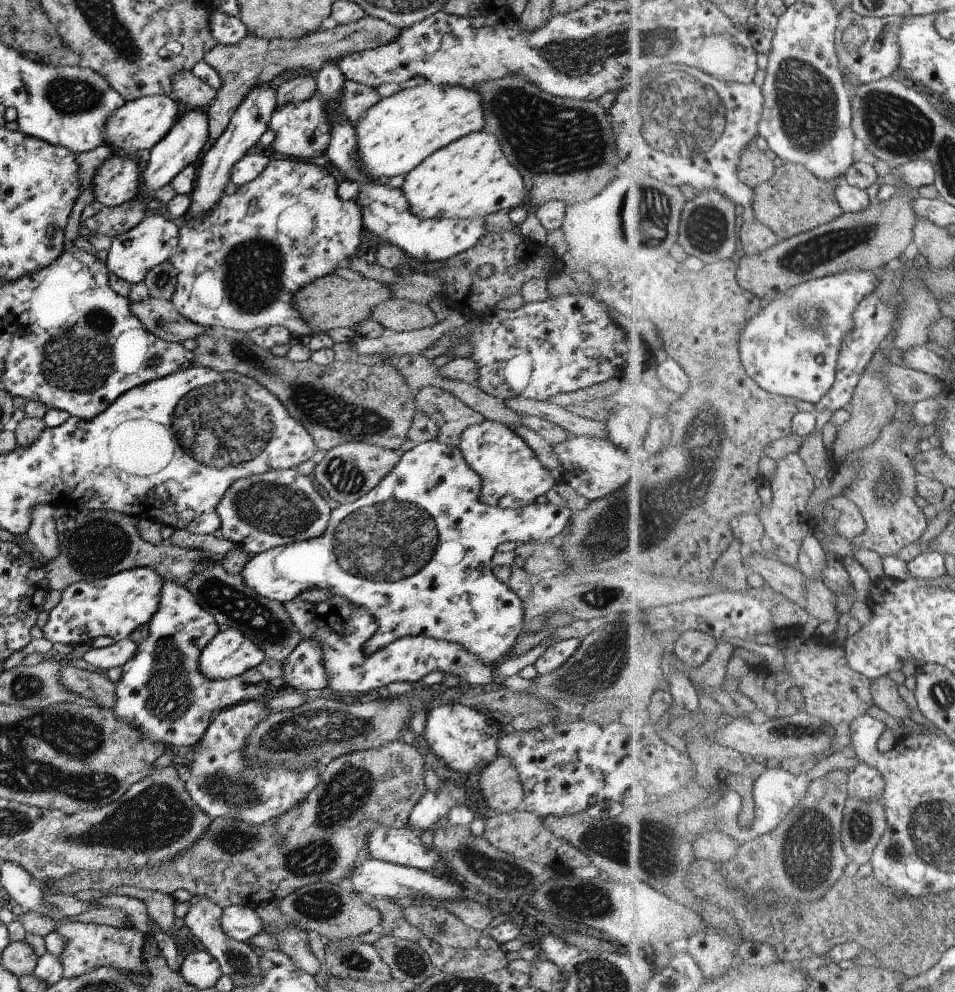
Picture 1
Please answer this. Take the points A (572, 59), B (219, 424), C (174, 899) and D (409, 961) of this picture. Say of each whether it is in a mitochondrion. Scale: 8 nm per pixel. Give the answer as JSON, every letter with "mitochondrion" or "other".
{"A":"mitochondrion","B":"mitochondrion","C":"other","D":"mitochondrion"}

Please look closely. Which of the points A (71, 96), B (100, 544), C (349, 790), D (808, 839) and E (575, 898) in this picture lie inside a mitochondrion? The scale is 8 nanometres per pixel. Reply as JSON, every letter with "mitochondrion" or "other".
{"A":"mitochondrion","B":"mitochondrion","C":"mitochondrion","D":"mitochondrion","E":"mitochondrion"}

